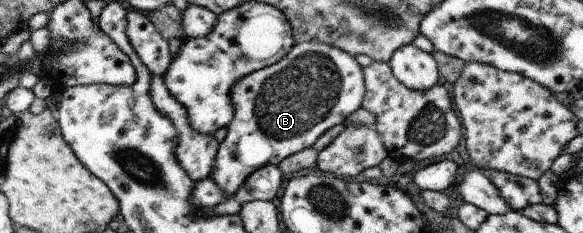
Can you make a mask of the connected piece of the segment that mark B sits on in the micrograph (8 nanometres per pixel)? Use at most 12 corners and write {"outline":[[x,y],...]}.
{"outline":[[317,41],[230,88],[209,178],[227,199],[362,107],[364,68]]}

